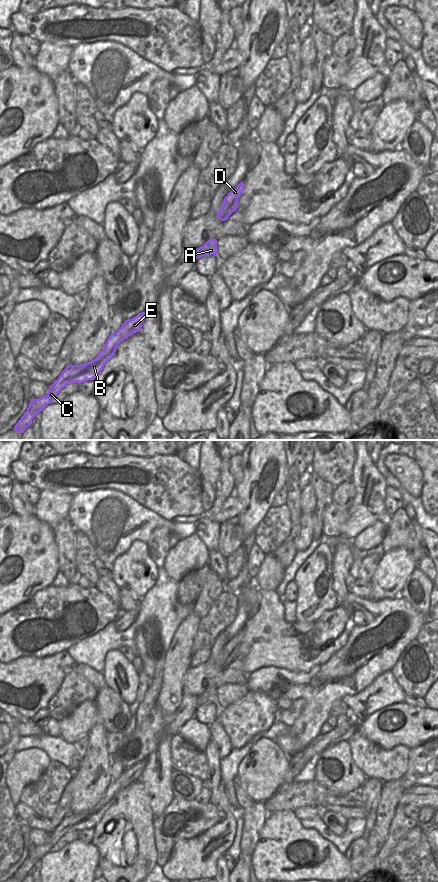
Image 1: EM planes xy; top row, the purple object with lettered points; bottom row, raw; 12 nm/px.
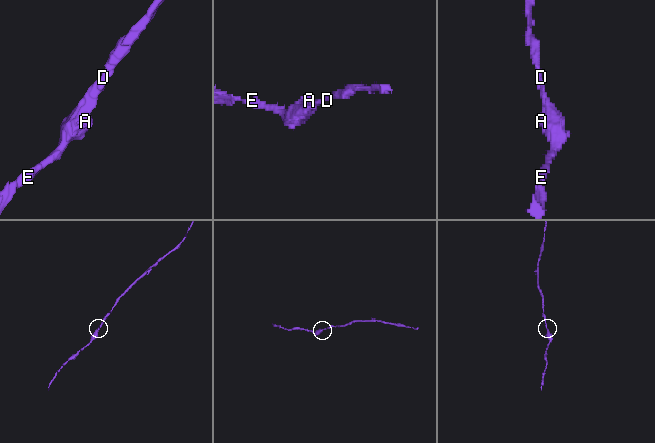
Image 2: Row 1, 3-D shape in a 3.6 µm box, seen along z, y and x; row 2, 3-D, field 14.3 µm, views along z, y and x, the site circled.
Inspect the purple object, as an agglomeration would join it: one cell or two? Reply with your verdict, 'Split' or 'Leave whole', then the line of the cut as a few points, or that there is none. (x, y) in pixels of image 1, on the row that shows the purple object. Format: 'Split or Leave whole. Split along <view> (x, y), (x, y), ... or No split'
Leave whole. No split

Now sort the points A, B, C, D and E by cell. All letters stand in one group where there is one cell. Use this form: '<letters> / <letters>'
A B C D E

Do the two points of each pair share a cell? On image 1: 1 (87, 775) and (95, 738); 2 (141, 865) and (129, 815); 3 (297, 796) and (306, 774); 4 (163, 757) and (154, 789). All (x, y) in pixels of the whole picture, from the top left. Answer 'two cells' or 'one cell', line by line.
1: one cell
2: one cell
3: two cells
4: one cell

